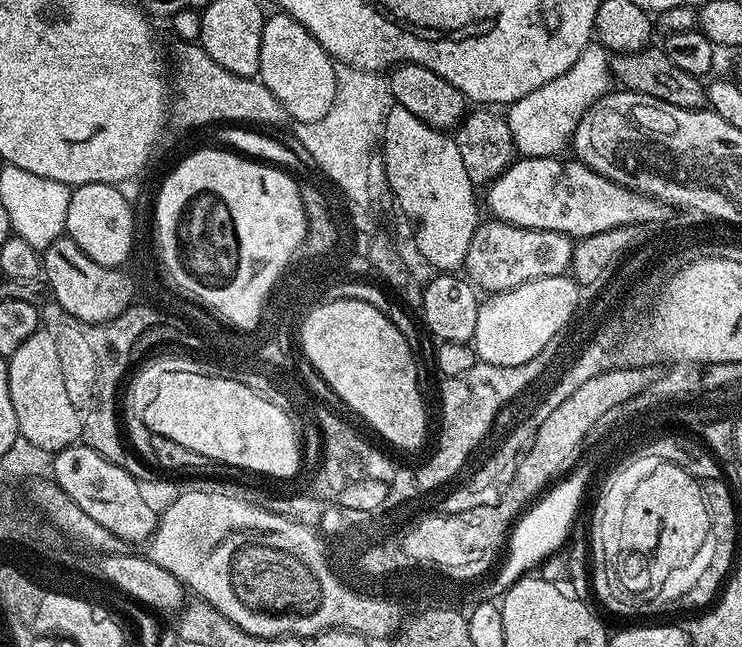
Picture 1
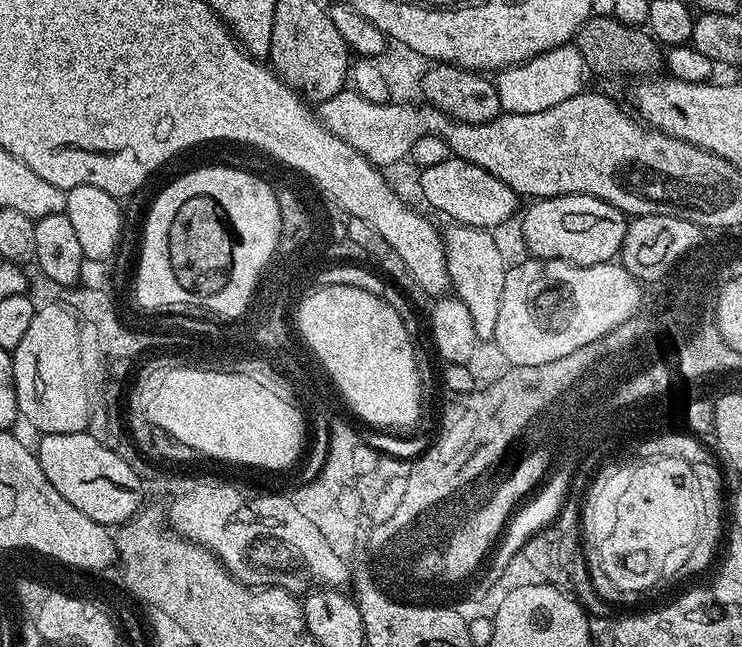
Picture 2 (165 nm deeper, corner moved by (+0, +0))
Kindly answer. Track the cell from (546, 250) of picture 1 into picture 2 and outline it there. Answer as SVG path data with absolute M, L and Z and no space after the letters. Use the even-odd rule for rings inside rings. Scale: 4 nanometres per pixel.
M586 194L546 196L531 201L524 216L524 244L538 260L565 260L578 266L615 261L626 238L628 220L619 208Z

